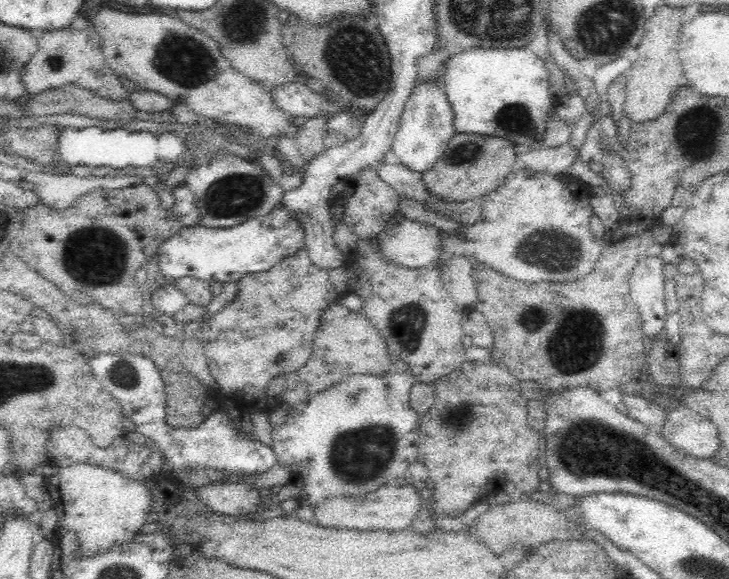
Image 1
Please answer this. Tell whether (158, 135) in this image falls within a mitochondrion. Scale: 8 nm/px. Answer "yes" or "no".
no

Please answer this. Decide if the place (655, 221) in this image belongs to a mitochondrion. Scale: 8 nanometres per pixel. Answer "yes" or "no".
no

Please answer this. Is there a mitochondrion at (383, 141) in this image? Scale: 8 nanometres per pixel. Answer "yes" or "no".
no

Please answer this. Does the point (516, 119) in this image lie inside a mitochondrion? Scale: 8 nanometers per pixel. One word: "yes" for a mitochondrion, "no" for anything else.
yes

